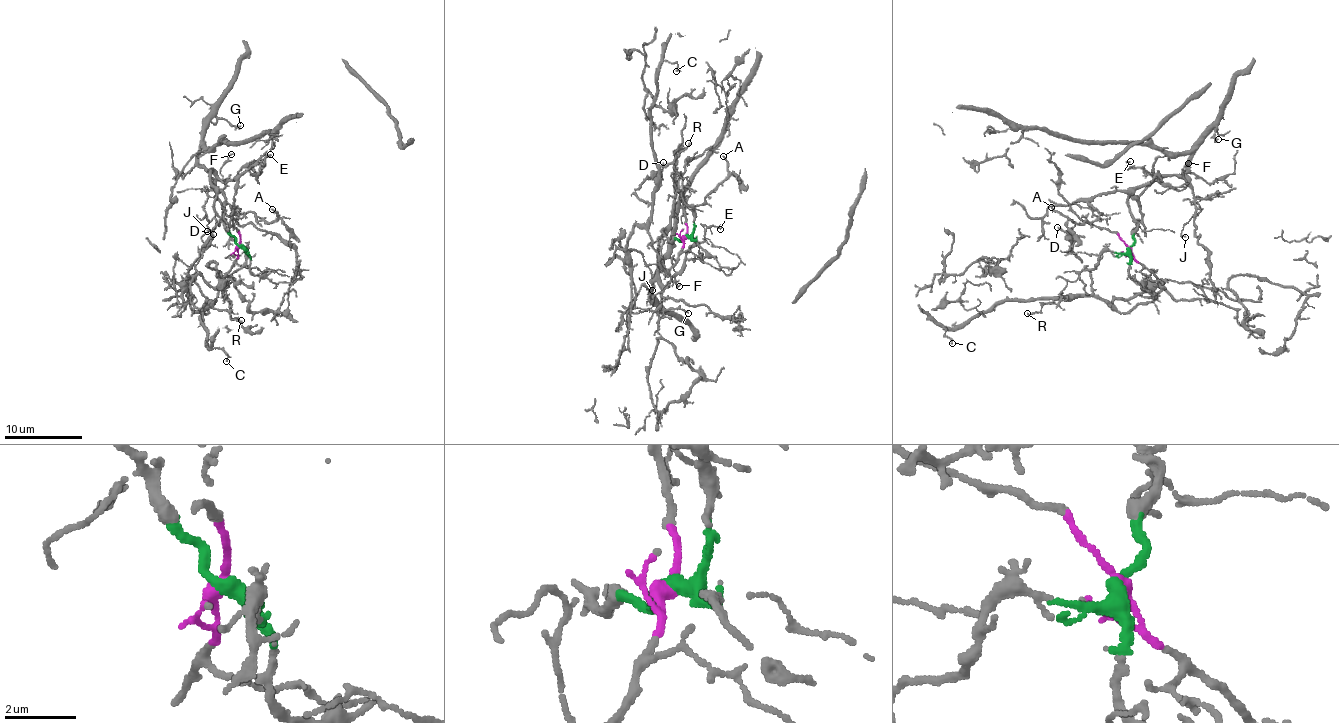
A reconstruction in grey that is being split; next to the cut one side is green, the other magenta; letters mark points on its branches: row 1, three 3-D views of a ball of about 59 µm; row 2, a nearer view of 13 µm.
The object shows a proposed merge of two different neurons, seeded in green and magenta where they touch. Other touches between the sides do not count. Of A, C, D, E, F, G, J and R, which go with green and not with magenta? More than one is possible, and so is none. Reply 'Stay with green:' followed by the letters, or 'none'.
Stay with green: A, E, F, G, J

